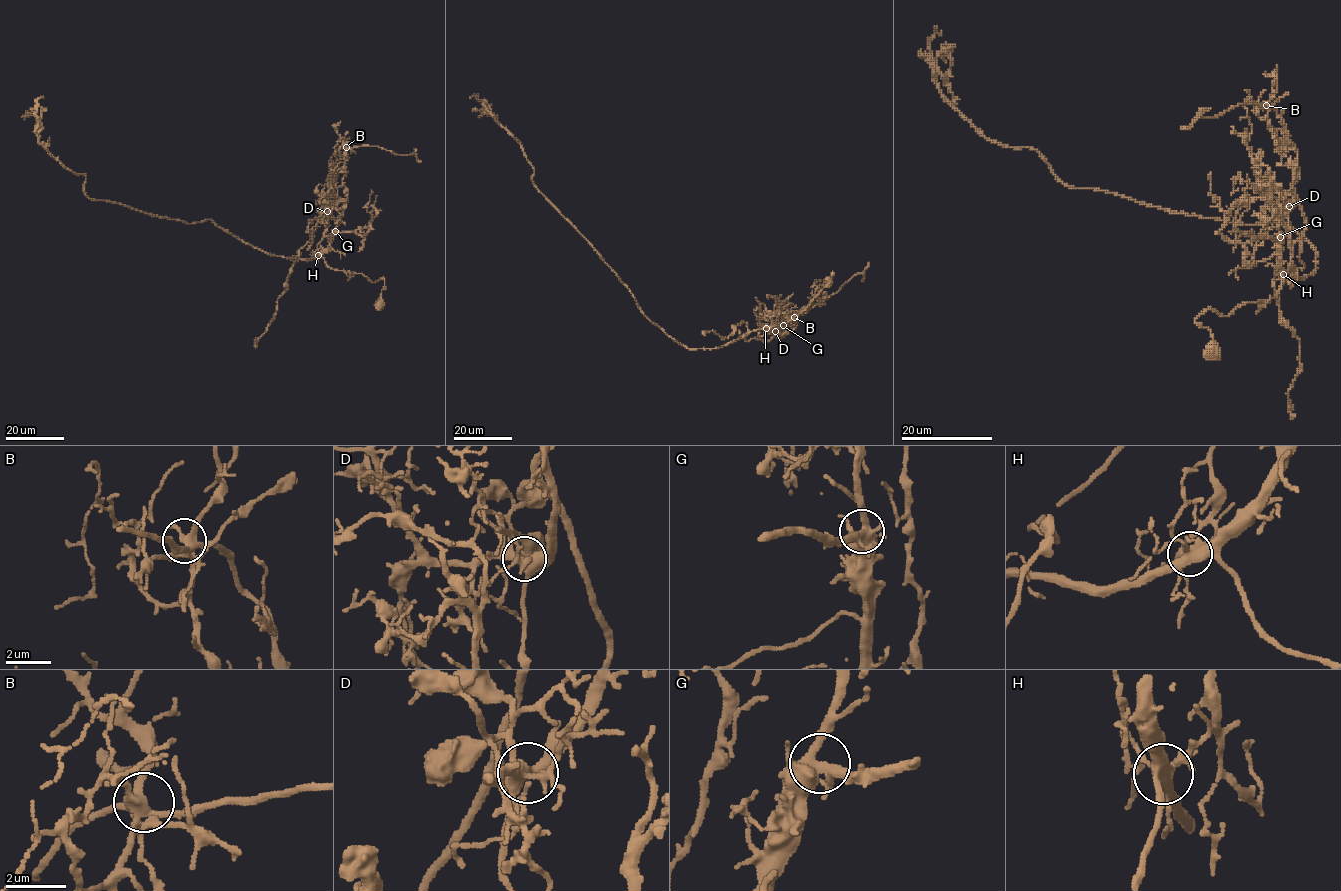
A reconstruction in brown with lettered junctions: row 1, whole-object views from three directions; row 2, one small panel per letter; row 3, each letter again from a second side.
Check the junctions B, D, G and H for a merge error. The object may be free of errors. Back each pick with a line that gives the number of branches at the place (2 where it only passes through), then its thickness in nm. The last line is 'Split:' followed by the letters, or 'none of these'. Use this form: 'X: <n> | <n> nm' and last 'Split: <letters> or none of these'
H: 6 | 380 nm
Split: H

